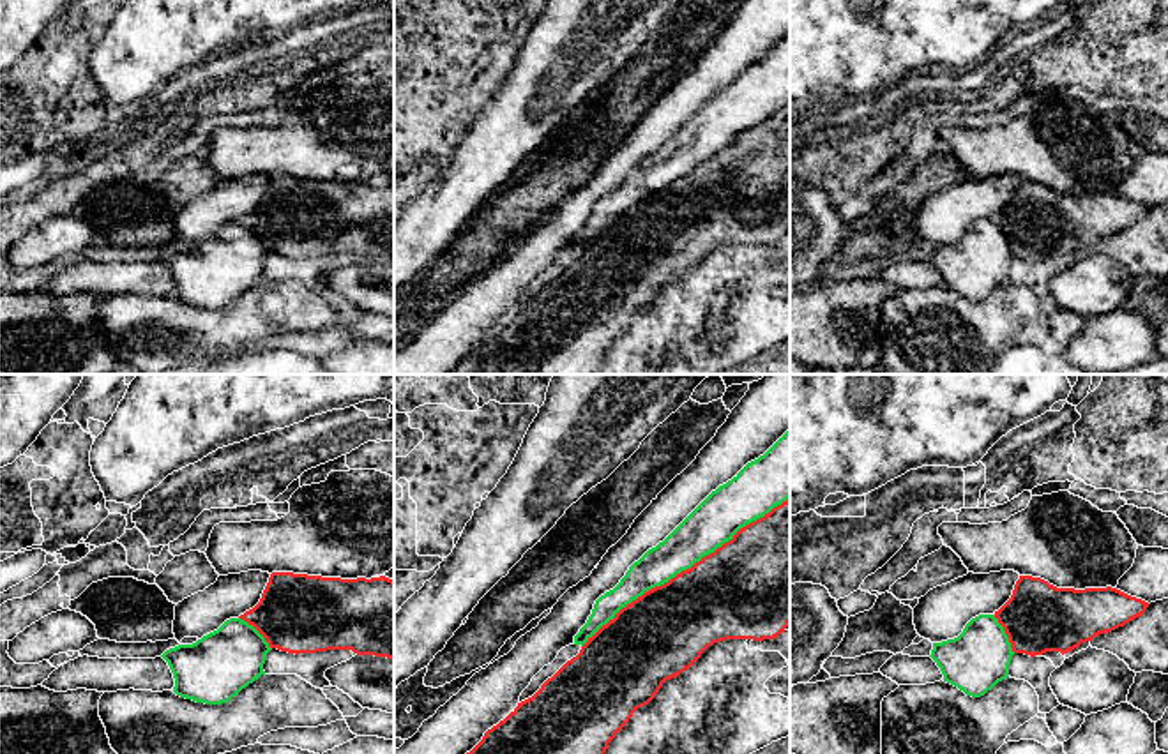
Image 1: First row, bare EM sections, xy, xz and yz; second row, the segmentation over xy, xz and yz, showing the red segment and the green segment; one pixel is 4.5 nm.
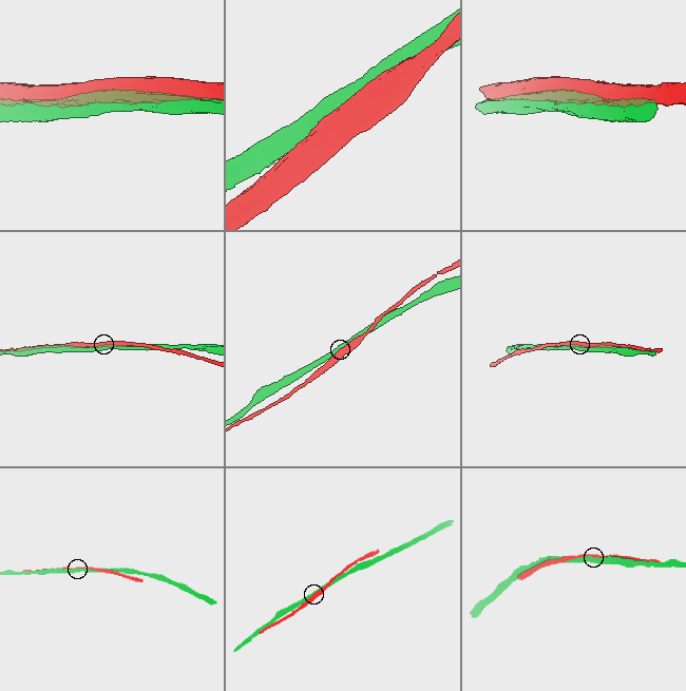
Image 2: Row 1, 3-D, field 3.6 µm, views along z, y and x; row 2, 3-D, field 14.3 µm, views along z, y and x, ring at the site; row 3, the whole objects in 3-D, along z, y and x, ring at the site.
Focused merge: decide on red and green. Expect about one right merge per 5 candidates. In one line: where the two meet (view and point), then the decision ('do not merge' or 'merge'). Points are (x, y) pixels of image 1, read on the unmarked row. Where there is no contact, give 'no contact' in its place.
xz (684, 175) | do not merge

